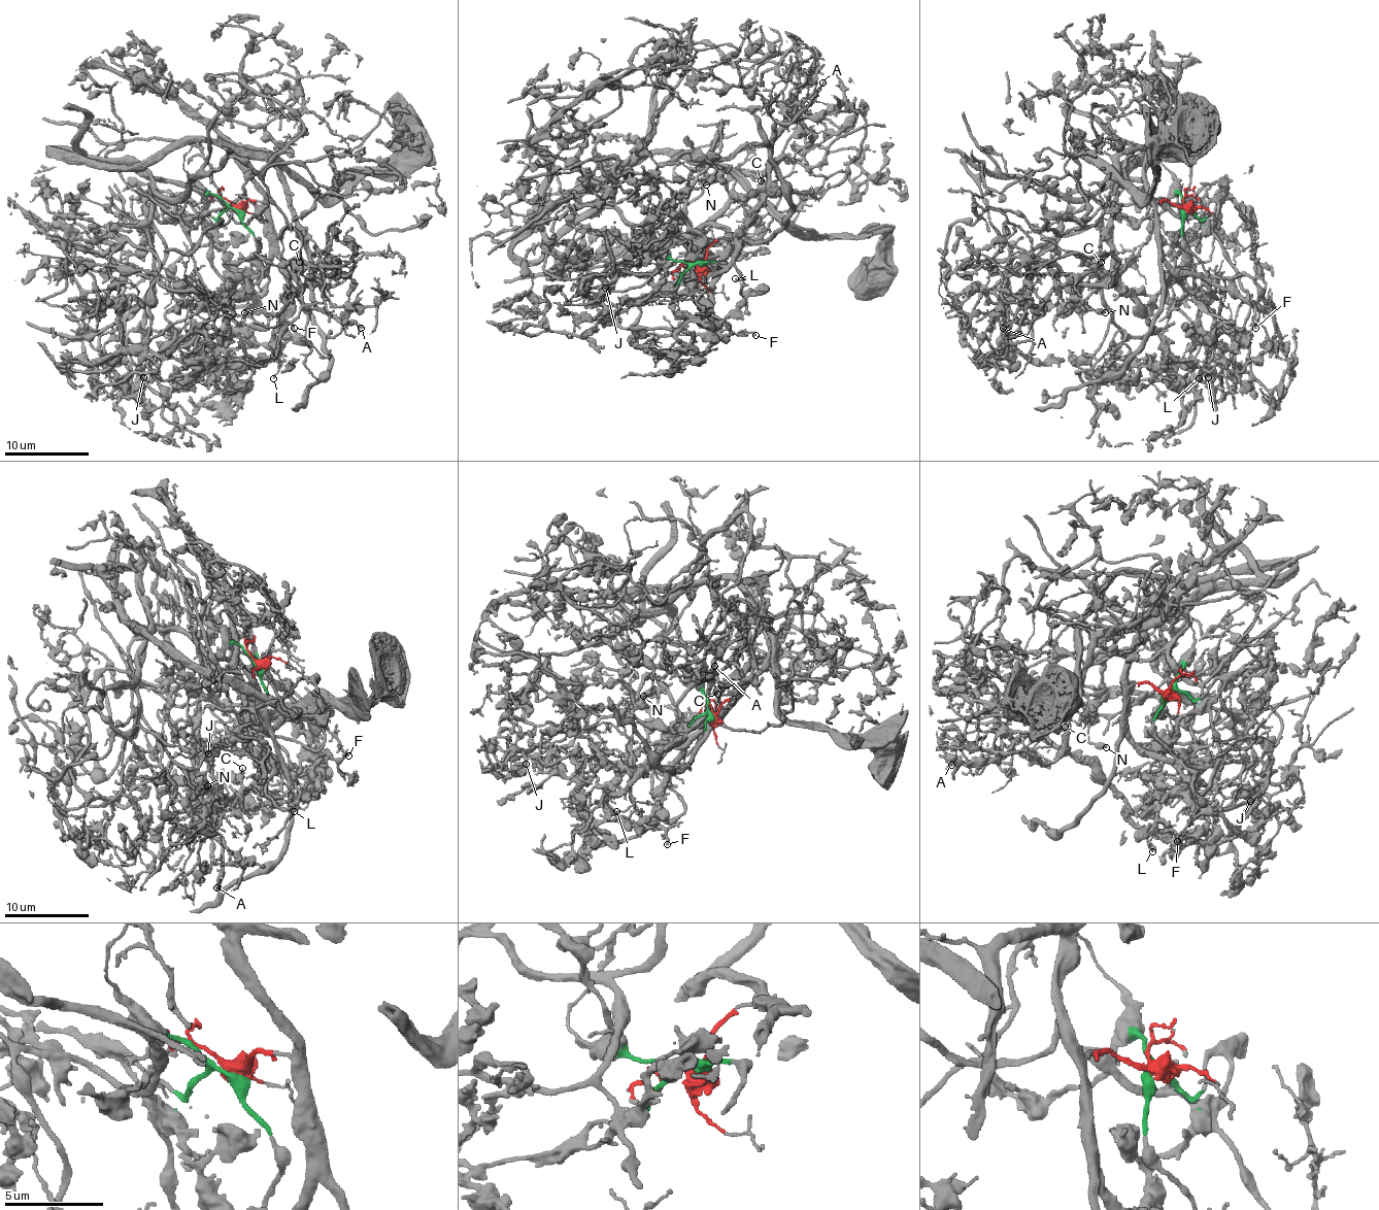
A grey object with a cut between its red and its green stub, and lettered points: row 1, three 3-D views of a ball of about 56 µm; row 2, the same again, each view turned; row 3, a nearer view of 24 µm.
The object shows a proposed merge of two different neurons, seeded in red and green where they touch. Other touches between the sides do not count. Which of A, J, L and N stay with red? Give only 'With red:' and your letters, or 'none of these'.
With red: A, L

